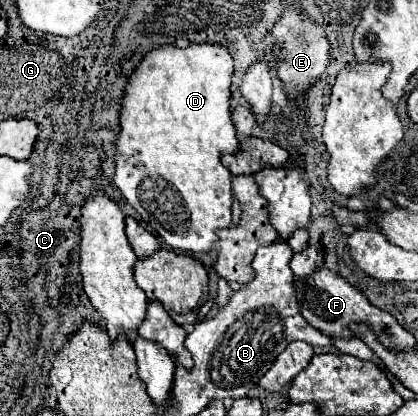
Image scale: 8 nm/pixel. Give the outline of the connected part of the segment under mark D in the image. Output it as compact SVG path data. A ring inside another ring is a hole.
M191 43L185 49L165 45L145 55L125 89L115 185L139 213L141 225L151 227L151 233L177 253L181 253L181 243L213 243L215 247L215 231L231 225L231 173L221 163L225 153L241 153L241 141L231 119L231 77L233 59L221 45Z

